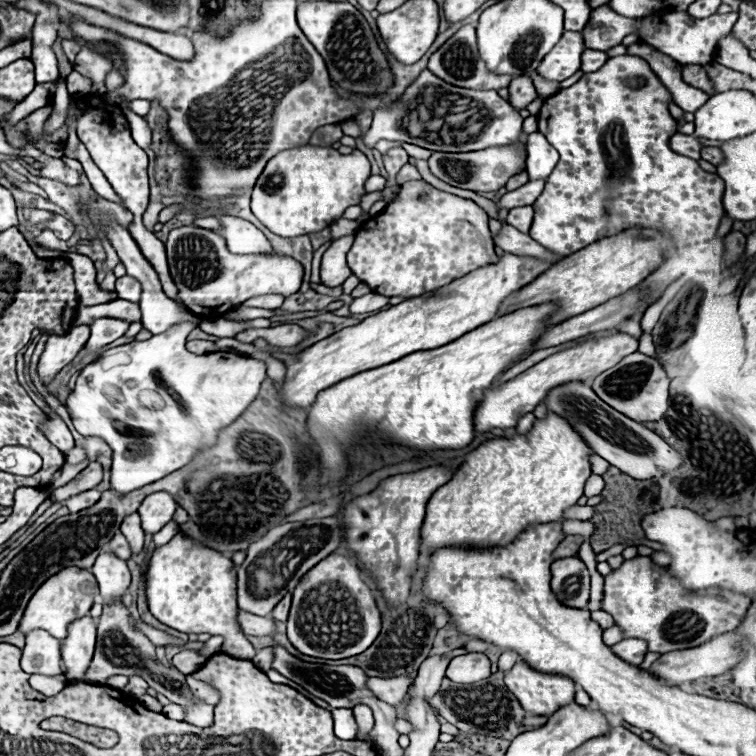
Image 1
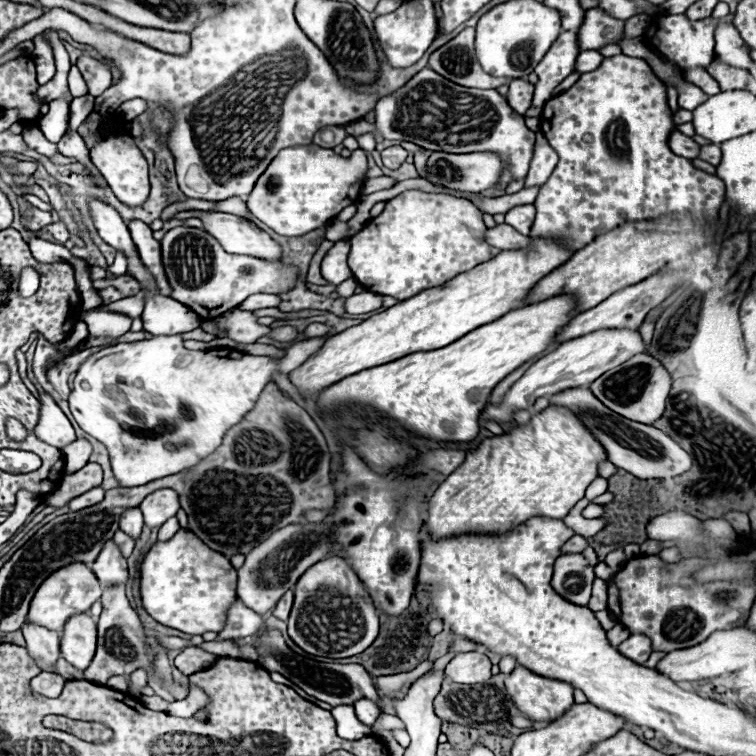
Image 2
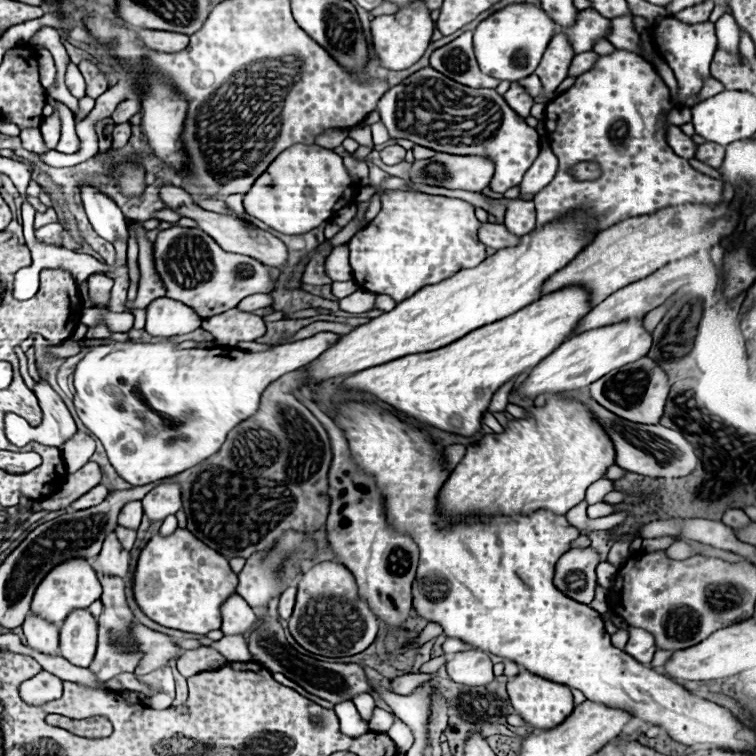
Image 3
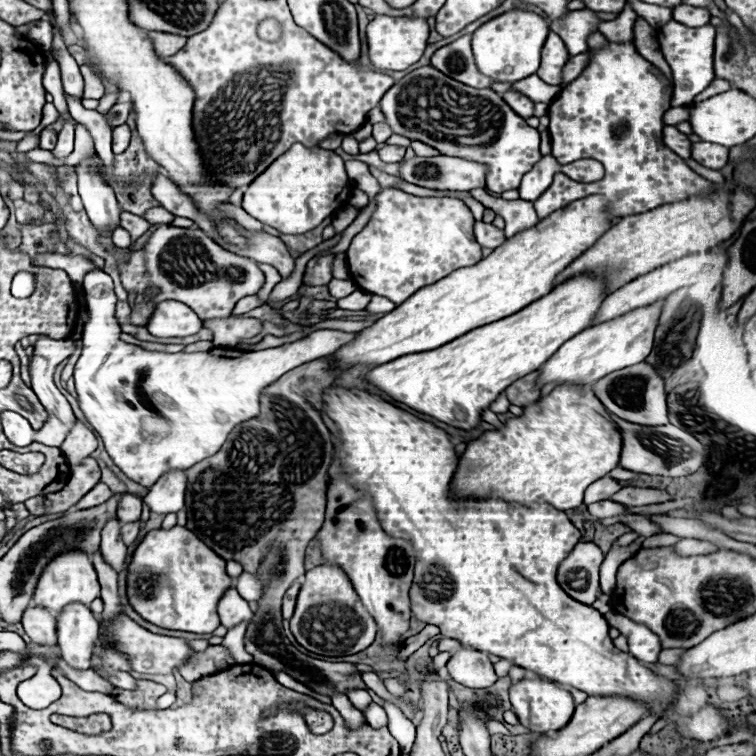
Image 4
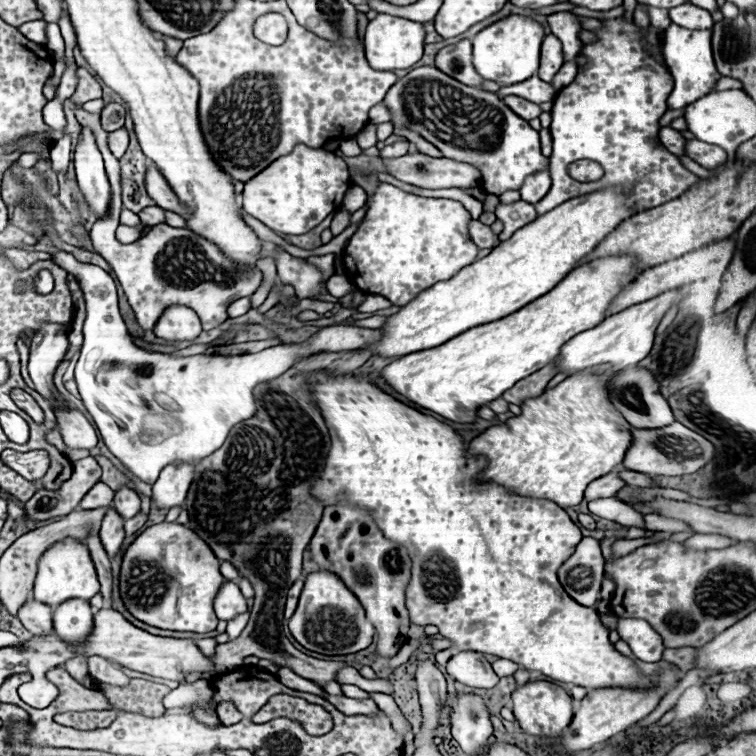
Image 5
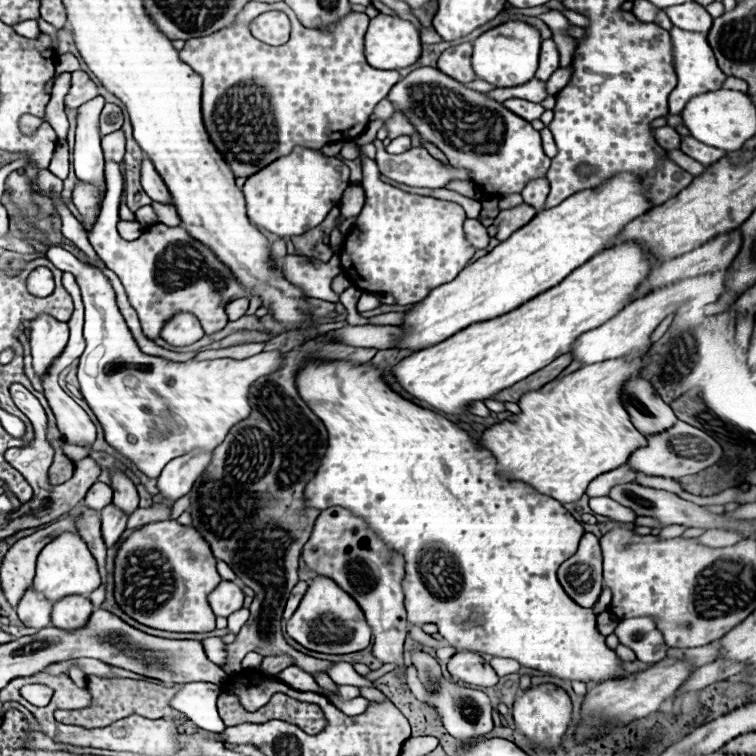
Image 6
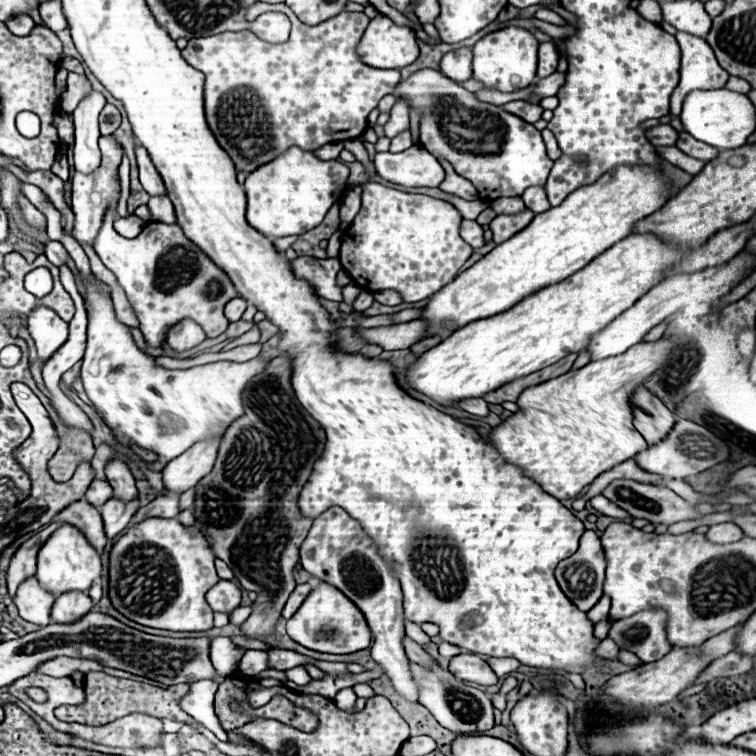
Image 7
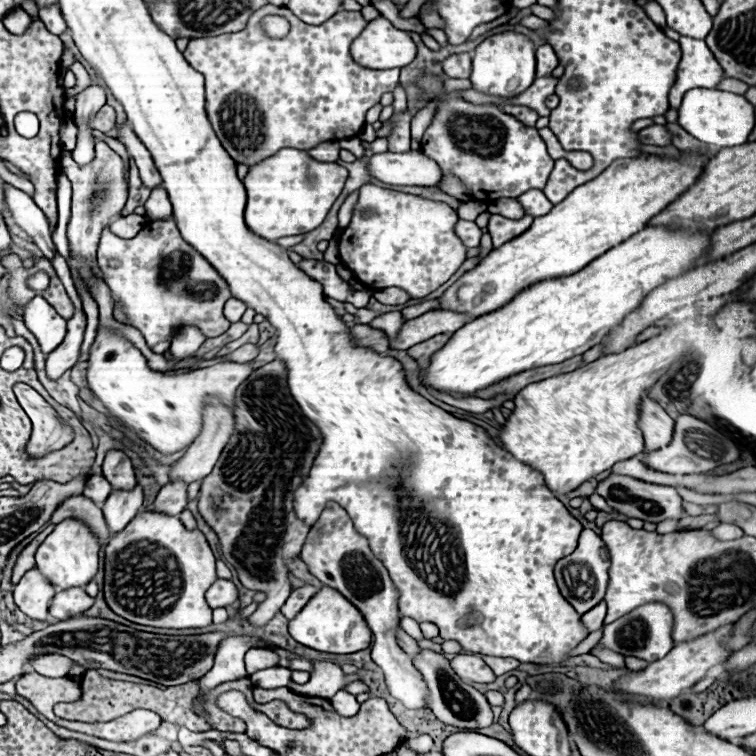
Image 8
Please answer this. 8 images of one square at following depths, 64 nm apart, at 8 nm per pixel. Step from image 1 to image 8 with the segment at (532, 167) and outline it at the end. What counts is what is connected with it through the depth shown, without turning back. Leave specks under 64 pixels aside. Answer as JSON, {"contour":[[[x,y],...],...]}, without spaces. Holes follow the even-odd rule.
{"contour":[[[528,190],[518,198],[518,202],[524,206],[524,212],[532,214],[534,218],[544,216],[544,214],[548,214],[552,210],[552,204],[546,200],[542,190]]]}

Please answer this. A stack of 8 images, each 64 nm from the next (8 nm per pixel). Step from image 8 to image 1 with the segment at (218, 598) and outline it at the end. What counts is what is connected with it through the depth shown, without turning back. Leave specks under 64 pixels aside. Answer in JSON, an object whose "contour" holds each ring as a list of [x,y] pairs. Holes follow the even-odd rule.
{"contour":[[[240,610],[238,622],[246,636],[276,636],[276,622],[268,616],[254,616]],[[212,636],[210,640],[206,640],[204,642],[204,646],[198,650],[198,654],[200,656],[206,656],[206,658],[210,658],[218,648],[222,645],[222,637],[221,636]]]}

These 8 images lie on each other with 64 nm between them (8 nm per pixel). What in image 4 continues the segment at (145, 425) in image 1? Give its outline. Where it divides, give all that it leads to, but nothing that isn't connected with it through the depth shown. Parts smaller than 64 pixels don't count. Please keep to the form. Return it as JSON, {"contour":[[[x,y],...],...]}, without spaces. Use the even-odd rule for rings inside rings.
{"contour":[[[92,270],[84,278],[84,290],[88,300],[90,320],[84,324],[82,336],[82,356],[74,368],[78,404],[84,412],[86,422],[90,428],[102,438],[106,452],[114,460],[114,464],[134,482],[142,486],[152,486],[160,474],[168,470],[188,470],[190,466],[198,464],[200,460],[216,454],[232,428],[258,416],[258,400],[262,388],[276,382],[282,374],[324,358],[336,352],[340,346],[348,344],[354,334],[346,334],[340,330],[316,330],[310,336],[256,352],[240,352],[232,358],[218,354],[216,350],[210,352],[162,352],[162,350],[146,350],[136,344],[128,344],[120,340],[120,324],[114,316],[116,296],[112,278],[102,270]]]}

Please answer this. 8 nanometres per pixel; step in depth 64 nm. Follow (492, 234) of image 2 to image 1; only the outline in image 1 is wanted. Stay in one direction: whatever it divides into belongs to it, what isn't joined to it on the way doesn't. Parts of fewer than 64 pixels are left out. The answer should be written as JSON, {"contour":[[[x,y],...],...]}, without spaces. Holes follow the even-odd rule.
{"contour":[[[502,226],[502,232],[498,236],[494,236],[494,244],[500,246],[508,254],[530,256],[530,258],[536,258],[542,262],[554,262],[554,258],[556,258],[544,246],[536,244],[536,240],[532,240],[528,234],[520,234],[512,226]]]}

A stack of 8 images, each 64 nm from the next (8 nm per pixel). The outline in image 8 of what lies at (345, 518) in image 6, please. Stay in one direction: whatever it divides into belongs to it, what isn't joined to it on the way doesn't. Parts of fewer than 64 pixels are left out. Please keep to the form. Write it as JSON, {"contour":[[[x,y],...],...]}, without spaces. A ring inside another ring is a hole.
{"contour":[[[336,502],[326,504],[320,518],[308,532],[308,540],[304,542],[300,558],[322,584],[336,588],[364,614],[374,634],[372,660],[382,668],[390,694],[398,698],[406,708],[426,708],[426,684],[420,672],[412,666],[412,658],[404,654],[404,650],[396,642],[396,628],[400,628],[398,590],[390,580],[384,564],[372,554],[368,540],[356,532],[344,508],[340,508]]]}

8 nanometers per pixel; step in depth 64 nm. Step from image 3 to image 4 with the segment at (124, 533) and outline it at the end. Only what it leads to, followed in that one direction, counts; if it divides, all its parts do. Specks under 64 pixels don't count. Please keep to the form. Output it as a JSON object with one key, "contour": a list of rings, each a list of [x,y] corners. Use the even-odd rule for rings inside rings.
{"contour":[[[136,522],[136,524],[122,524],[120,536],[122,536],[122,540],[124,540],[126,546],[132,546],[134,544],[134,538],[138,534],[138,528],[140,528],[140,522]]]}

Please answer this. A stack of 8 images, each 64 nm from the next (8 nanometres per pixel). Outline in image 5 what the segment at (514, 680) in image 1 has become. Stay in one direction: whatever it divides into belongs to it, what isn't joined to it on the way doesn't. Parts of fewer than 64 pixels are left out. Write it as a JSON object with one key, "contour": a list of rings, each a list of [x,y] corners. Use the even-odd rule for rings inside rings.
{"contour":[[[538,680],[538,682],[528,682],[524,686],[518,686],[512,692],[512,702],[514,702],[516,722],[526,734],[558,736],[572,720],[572,698],[570,698],[570,694],[552,682]]]}

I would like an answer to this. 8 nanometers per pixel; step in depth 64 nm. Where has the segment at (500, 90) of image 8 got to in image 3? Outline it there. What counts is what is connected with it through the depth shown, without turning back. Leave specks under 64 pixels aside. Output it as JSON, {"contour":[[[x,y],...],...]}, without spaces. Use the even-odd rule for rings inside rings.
{"contour":[[[508,4],[502,10],[490,14],[474,30],[474,52],[484,74],[498,80],[522,80],[534,74],[544,50],[548,48],[552,36],[556,34],[556,24],[540,6],[534,4]]]}

